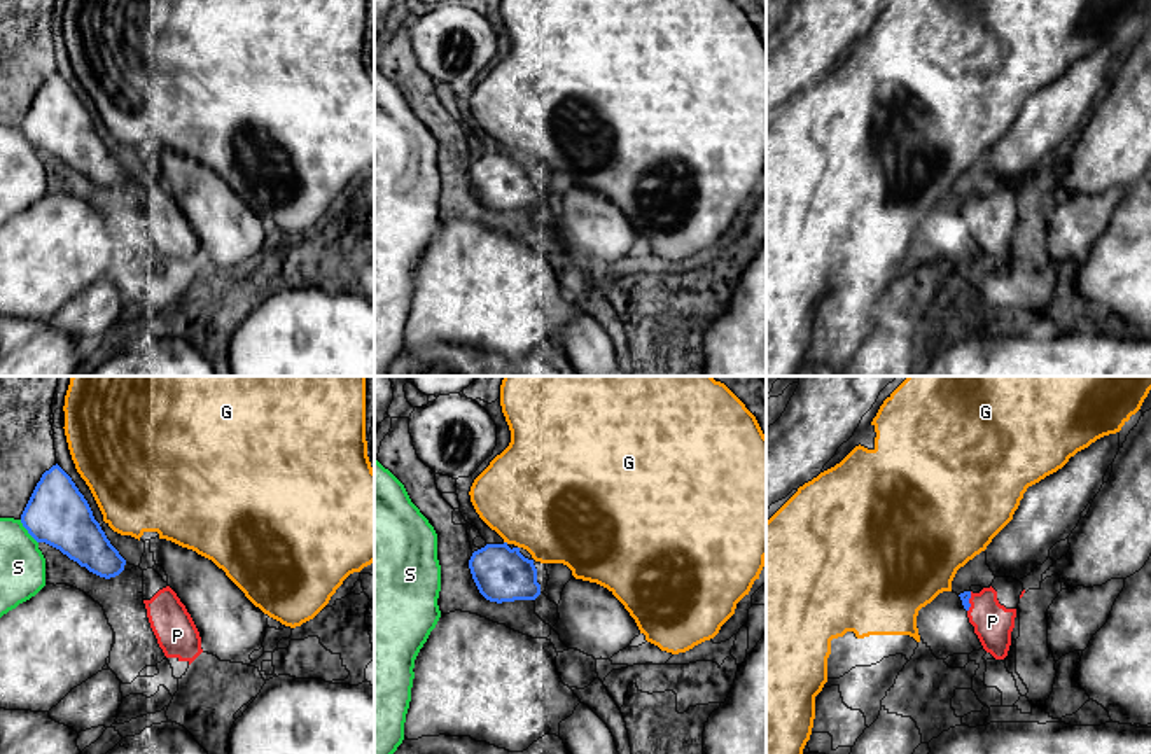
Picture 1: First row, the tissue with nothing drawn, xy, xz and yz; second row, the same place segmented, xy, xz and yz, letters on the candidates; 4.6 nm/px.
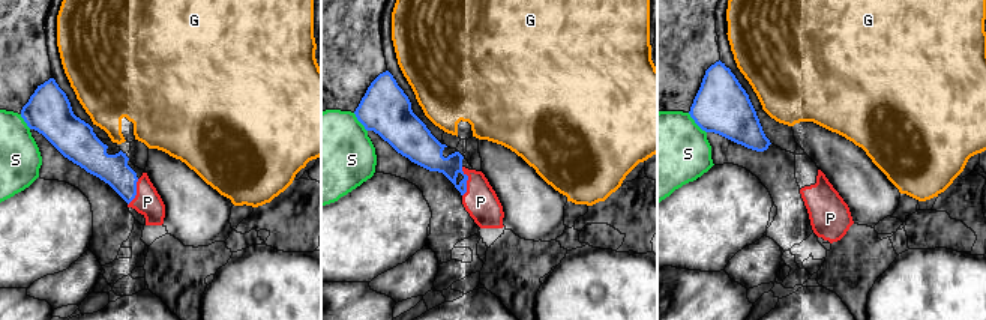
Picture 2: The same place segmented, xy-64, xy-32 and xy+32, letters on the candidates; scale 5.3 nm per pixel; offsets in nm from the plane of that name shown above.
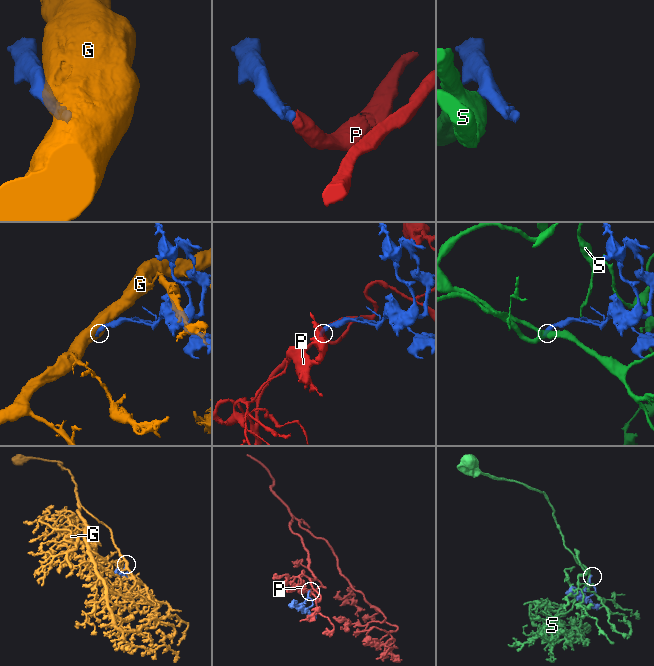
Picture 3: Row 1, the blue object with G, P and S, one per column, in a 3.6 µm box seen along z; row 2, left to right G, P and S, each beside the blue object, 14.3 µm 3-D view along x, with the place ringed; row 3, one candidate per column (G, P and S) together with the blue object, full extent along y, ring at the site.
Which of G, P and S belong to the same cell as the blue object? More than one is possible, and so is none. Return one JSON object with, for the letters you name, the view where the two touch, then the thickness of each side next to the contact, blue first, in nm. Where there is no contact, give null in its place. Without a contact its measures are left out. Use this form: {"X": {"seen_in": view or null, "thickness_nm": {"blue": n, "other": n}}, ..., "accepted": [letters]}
{"P": {"seen_in": "yz", "thickness_nm": {"blue": 50, "other": 180}}, "accepted": ["P"]}

